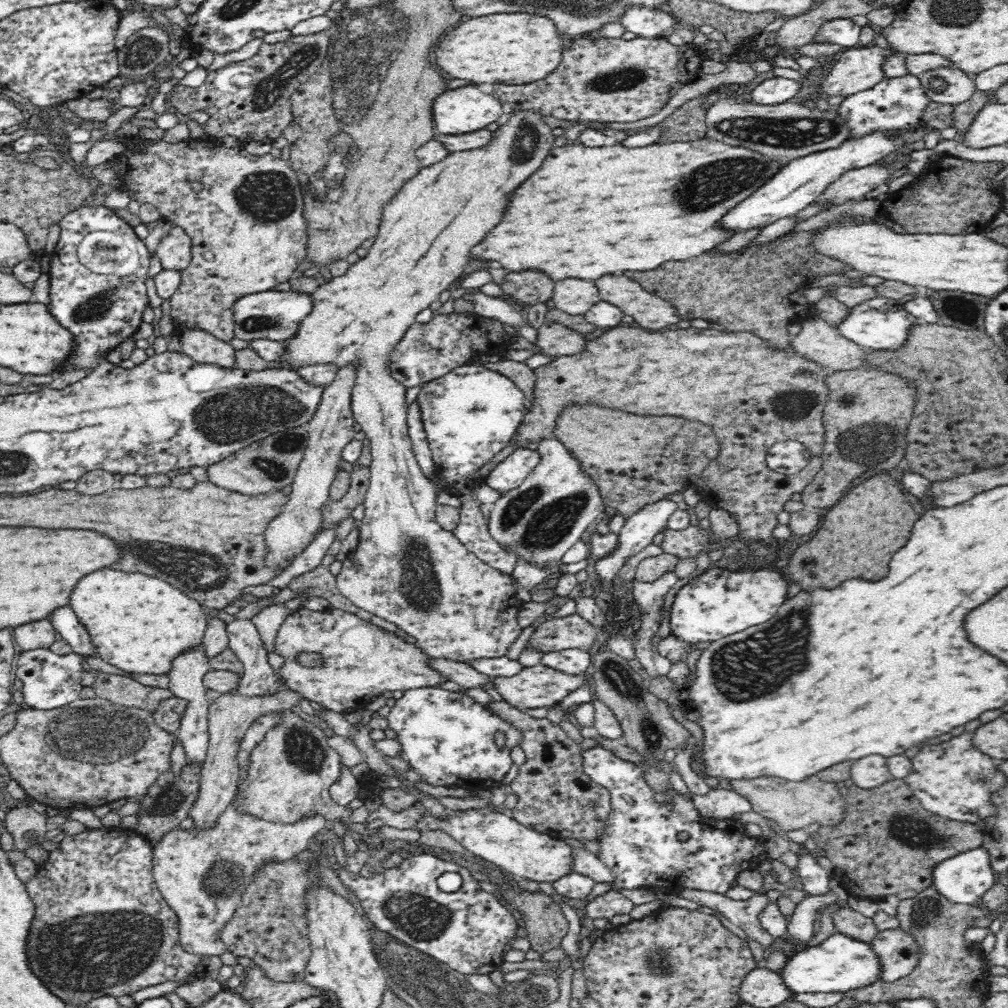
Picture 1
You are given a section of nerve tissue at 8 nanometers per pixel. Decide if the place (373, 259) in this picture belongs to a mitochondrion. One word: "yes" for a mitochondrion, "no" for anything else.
no

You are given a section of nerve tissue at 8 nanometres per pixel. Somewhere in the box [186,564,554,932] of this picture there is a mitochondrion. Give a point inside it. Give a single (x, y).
(222, 880)

